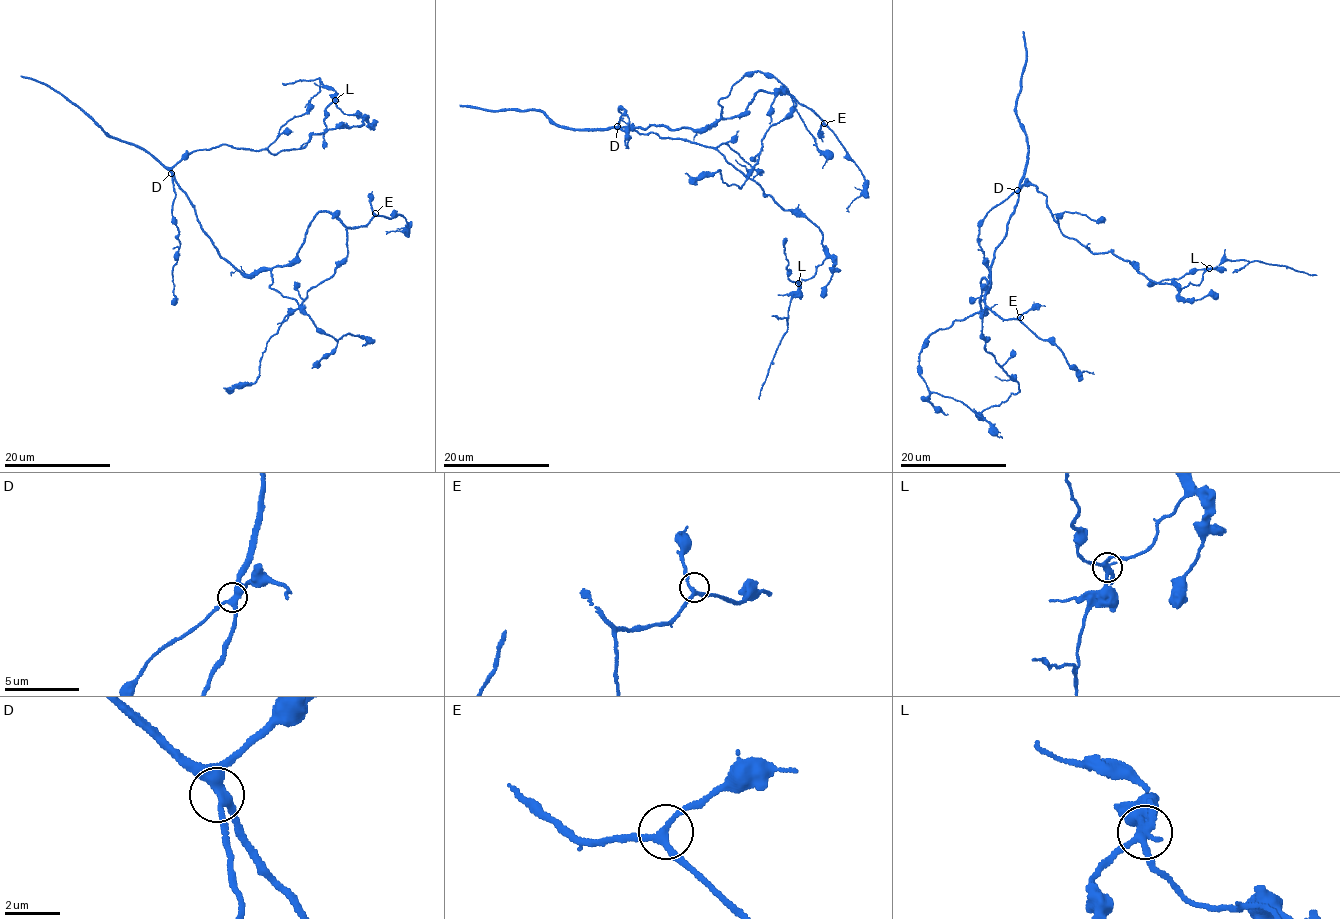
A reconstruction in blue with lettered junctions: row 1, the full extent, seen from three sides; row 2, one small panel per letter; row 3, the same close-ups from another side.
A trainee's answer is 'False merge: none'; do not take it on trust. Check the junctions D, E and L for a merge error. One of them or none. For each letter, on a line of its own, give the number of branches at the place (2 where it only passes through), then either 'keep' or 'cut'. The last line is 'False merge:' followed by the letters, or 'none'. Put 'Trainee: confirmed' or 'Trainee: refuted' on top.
Trainee: refuted
D: branches 4; keep
E: branches 3; keep
L: branches 4; cut
False merge: L

